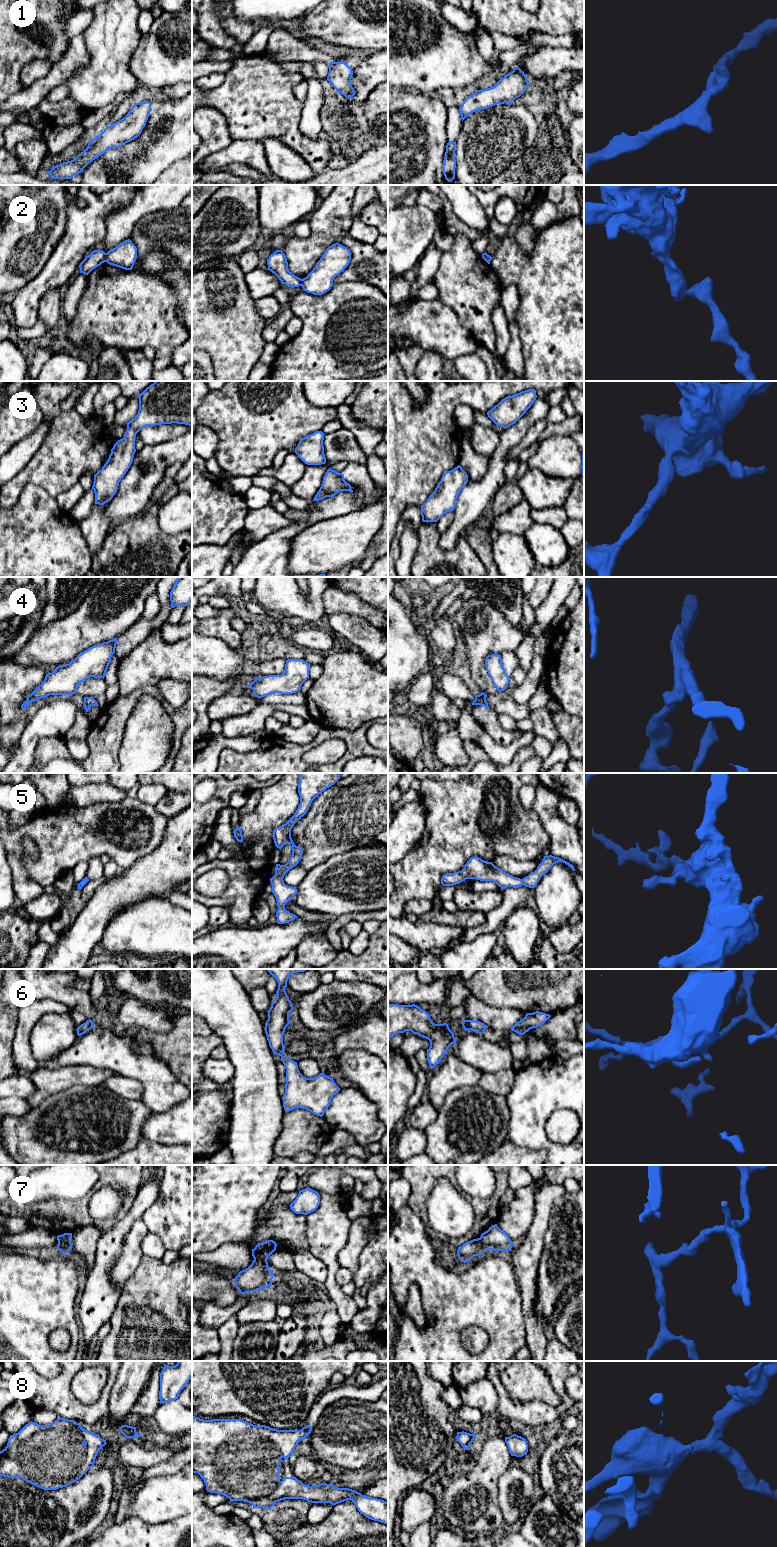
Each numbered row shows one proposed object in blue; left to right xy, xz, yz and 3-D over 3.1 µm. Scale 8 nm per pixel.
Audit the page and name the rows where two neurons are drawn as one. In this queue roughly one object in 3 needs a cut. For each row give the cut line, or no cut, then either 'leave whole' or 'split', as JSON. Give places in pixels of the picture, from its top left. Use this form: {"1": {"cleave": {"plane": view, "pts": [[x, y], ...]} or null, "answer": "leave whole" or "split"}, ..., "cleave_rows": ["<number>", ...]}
{"1": {"cleave": null, "answer": "leave whole"}, "2": {"cleave": {"plane": "xy", "pts": [[106, 253], [104, 261]]}, "answer": "split"}, "3": {"cleave": null, "answer": "leave whole"}, "4": {"cleave": null, "answer": "leave whole"}, "5": {"cleave": null, "answer": "leave whole"}, "6": {"cleave": null, "answer": "leave whole"}, "7": {"cleave": {"plane": "xy", "pts": [[70, 1240], [58, 1243]]}, "answer": "split"}, "8": {"cleave": null, "answer": "leave whole"}, "cleave_rows": ["2", "7"]}

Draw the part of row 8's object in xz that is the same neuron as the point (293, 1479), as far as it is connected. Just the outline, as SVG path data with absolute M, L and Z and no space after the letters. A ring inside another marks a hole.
M192 1415L192 1473L198 1473L204 1480L207 1492L226 1496L233 1501L244 1501L255 1508L262 1507L271 1510L274 1504L285 1499L304 1499L311 1503L330 1503L333 1506L352 1500L366 1518L388 1524L388 1502L362 1495L349 1488L337 1488L333 1483L305 1485L296 1477L284 1477L279 1480L279 1464L281 1459L287 1459L294 1452L300 1440L304 1440L312 1431L310 1425L301 1430L277 1430L269 1426L256 1426L241 1419L203 1420Z

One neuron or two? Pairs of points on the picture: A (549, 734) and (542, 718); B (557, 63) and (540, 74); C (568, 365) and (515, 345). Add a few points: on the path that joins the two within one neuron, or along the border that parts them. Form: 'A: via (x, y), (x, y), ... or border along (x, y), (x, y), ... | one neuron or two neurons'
A: via (547, 730), (542, 725), (542, 722) | one neuron
B: via (553, 63), (544, 70) | one neuron
C: border along (518, 337), (521, 343), (524, 370) | two neurons

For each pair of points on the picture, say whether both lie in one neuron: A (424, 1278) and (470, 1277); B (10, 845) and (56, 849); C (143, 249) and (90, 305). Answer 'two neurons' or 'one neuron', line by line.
A: one neuron
B: one neuron
C: two neurons

